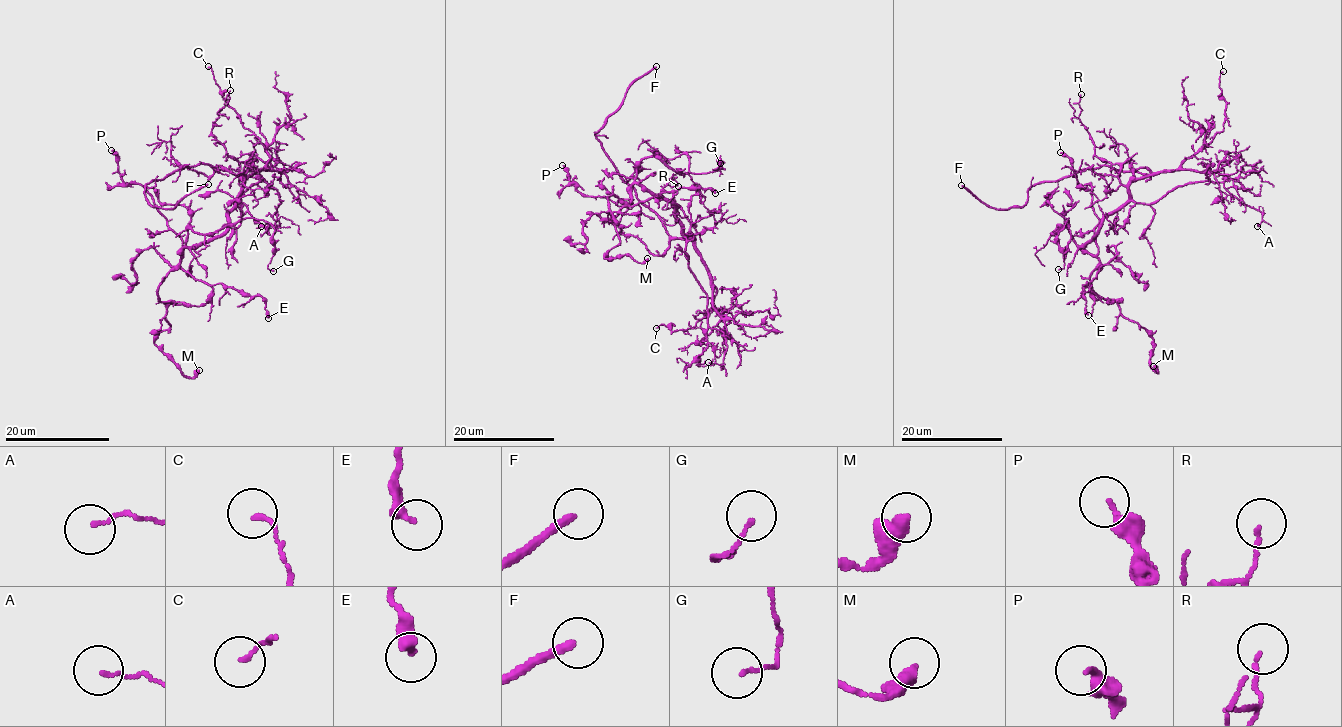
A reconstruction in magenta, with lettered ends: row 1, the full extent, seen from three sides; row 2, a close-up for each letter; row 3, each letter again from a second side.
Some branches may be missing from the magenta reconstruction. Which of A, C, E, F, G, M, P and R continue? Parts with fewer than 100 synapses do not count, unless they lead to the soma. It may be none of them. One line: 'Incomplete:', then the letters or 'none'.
Incomplete: F

